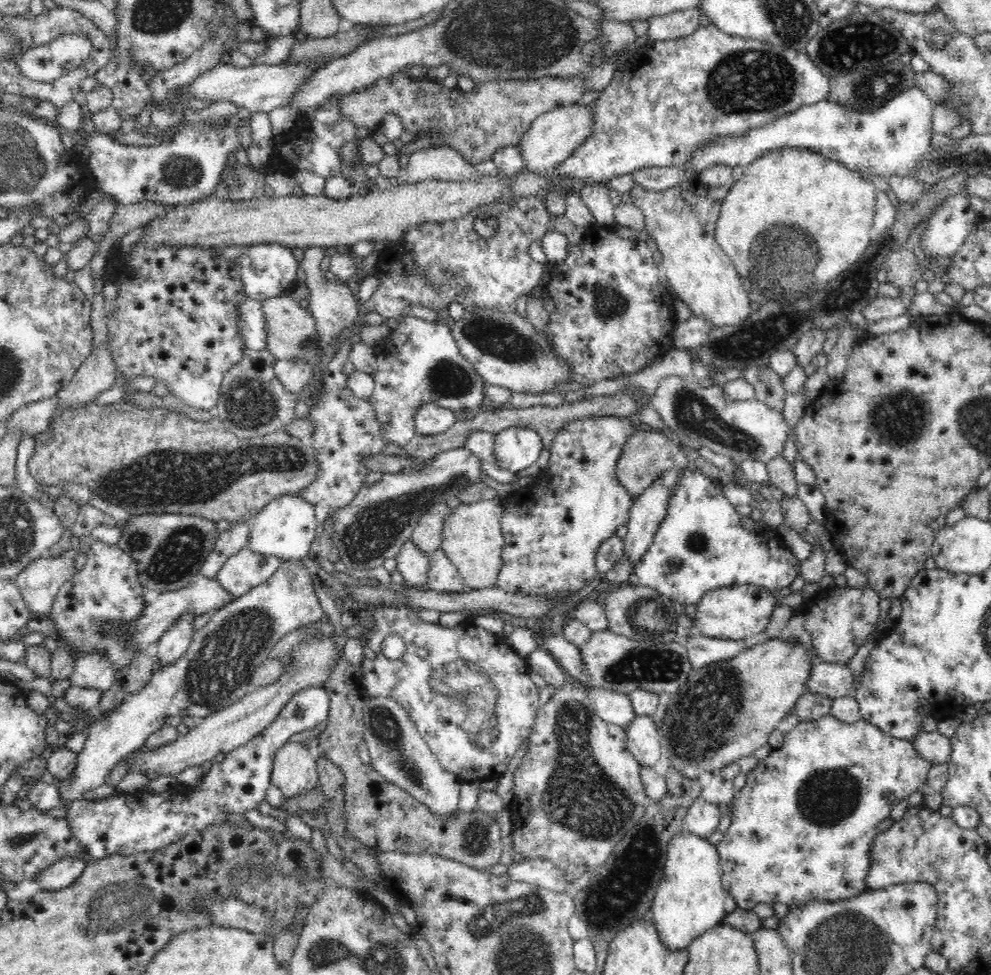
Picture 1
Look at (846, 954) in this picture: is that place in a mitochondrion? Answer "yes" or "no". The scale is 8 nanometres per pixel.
yes

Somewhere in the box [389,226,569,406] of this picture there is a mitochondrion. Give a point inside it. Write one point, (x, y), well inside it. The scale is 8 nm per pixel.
(497, 337)

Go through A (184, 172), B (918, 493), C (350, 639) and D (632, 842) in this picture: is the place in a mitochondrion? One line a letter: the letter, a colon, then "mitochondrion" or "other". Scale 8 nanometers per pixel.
A: mitochondrion
B: other
C: other
D: mitochondrion

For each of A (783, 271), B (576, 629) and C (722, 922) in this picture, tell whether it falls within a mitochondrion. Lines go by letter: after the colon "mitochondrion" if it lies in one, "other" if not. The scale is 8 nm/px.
A: mitochondrion
B: other
C: other

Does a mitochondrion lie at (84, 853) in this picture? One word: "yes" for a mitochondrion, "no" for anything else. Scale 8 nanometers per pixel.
no

